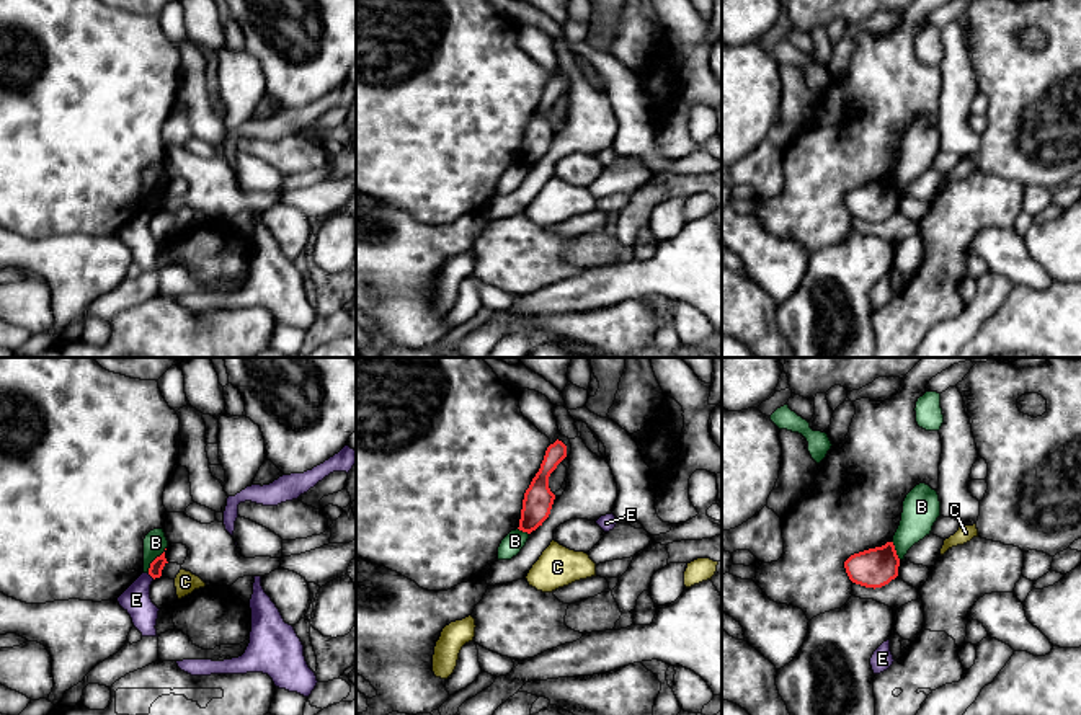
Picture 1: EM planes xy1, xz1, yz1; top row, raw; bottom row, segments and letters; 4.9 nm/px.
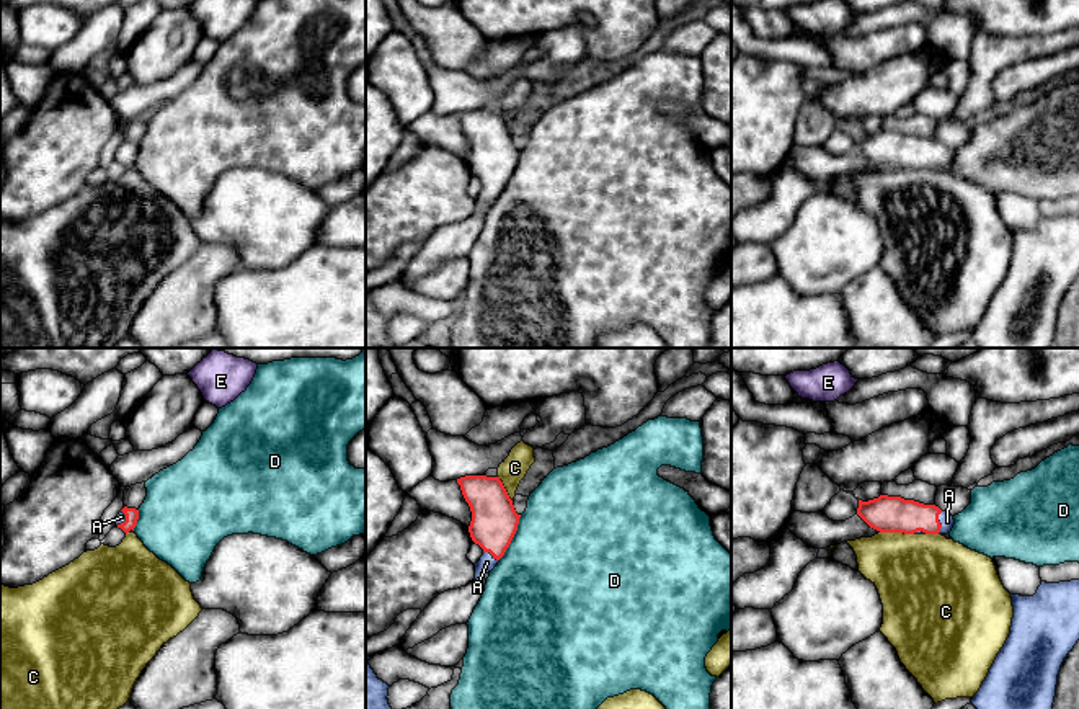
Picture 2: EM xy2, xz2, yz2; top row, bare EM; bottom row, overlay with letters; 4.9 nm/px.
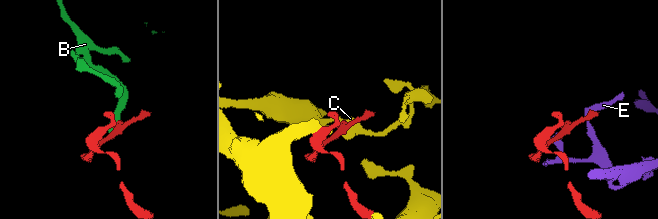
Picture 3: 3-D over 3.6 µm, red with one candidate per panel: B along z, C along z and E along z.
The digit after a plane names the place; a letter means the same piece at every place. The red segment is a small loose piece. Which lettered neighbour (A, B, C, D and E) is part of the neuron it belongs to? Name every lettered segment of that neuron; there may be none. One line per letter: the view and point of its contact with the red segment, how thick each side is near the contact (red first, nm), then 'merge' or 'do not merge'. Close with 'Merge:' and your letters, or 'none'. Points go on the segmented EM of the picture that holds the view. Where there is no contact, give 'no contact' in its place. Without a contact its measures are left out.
A: contact yz2 (939, 523); calibres 180 and 70 nm; merge
B: contact xy1 (154, 560); calibres 70 and 120 nm; do not merge
C: contact yz2 (896, 531); calibres 180 and 420 nm; do not merge
D: contact xz2 (513, 536); calibres 220 and 500 nm; do not merge
E: contact xy1 (151, 575); calibres 70 and 140 nm; do not merge
Merge: A

